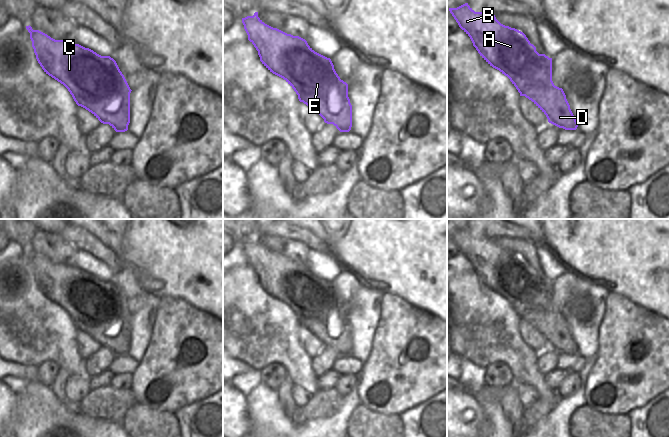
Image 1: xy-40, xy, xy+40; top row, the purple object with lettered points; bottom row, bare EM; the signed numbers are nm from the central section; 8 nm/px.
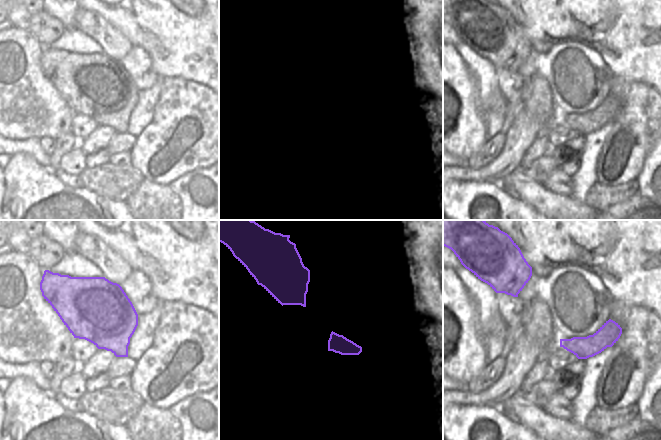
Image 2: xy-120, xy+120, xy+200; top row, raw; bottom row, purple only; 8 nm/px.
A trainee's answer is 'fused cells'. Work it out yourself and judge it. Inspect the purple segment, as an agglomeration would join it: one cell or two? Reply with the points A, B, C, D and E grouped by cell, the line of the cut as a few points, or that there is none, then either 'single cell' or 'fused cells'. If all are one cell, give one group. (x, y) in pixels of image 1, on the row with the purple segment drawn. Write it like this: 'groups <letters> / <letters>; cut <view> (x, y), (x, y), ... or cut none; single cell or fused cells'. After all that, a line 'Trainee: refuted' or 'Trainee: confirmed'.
groups A B C D E; cut none; single cell
Trainee: refuted

